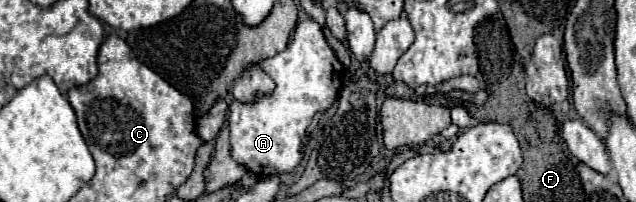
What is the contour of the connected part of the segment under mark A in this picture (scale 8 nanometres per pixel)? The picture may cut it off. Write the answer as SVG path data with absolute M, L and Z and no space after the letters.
M314 19L298 23L288 47L272 59L266 59L264 69L276 83L274 93L258 97L256 103L234 101L228 117L232 157L258 177L288 173L300 163L308 125L318 111L326 111L338 99L344 77L342 63Z

